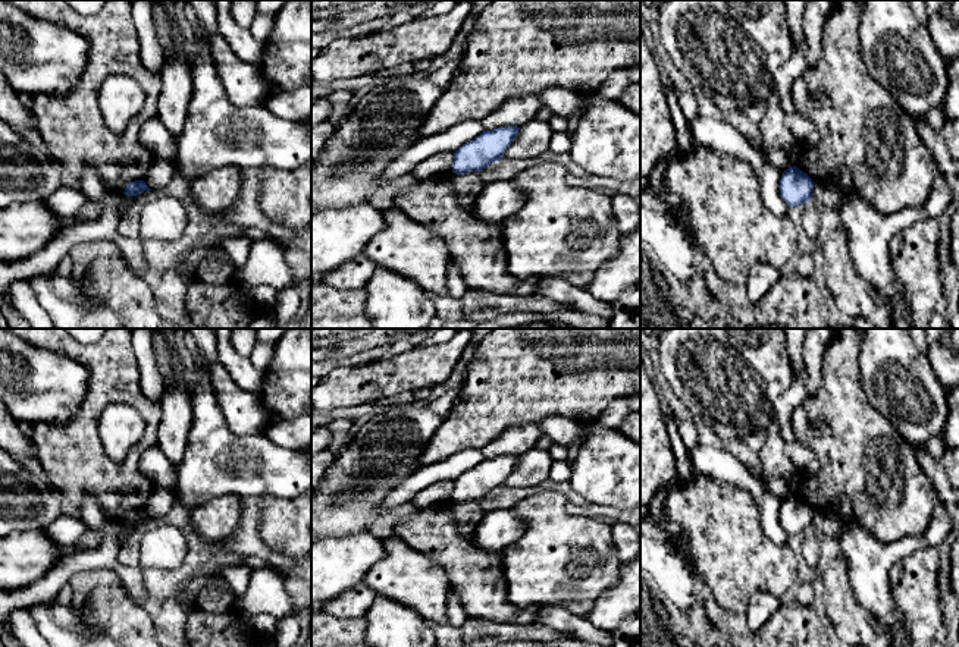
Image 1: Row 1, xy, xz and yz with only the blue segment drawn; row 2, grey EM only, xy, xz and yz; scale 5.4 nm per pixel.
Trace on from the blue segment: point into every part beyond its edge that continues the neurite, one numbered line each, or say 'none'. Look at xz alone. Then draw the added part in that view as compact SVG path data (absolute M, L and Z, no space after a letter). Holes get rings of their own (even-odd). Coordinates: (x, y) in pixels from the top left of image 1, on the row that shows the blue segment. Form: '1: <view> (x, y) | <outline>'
none

